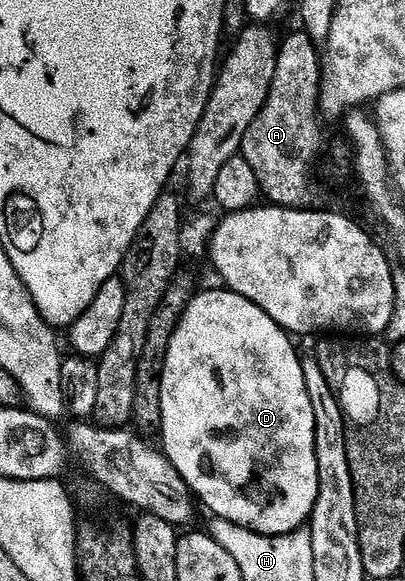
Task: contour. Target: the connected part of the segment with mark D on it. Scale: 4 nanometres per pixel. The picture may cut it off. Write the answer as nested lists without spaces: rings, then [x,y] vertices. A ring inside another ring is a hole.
[[[198,291],[194,295],[171,338],[171,346],[167,346],[167,362],[161,375],[163,422],[159,444],[171,466],[175,466],[183,482],[187,482],[189,491],[200,503],[202,500],[213,511],[212,515],[216,519],[235,522],[264,536],[282,536],[294,532],[297,528],[306,527],[319,498],[319,462],[315,454],[315,406],[311,406],[311,394],[307,394],[307,382],[303,378],[302,353],[297,352],[296,346],[293,345],[294,337],[277,325],[262,308],[255,306],[255,302],[243,298],[238,292],[220,291]]]

